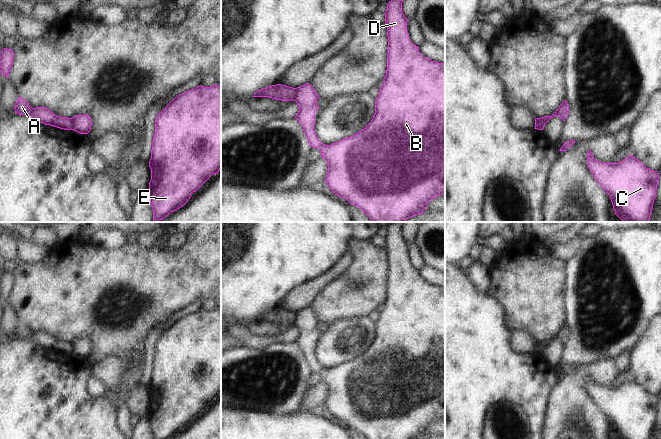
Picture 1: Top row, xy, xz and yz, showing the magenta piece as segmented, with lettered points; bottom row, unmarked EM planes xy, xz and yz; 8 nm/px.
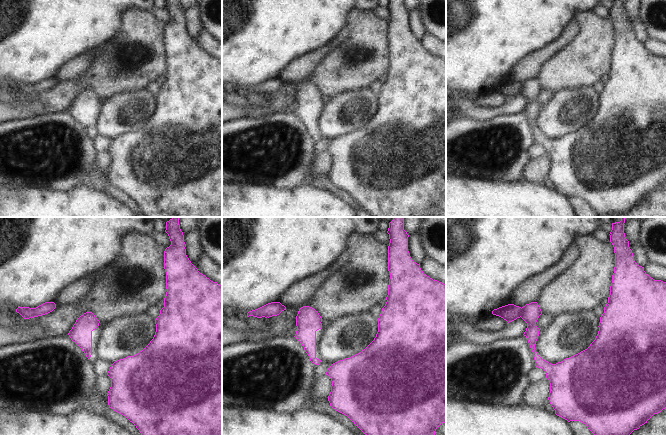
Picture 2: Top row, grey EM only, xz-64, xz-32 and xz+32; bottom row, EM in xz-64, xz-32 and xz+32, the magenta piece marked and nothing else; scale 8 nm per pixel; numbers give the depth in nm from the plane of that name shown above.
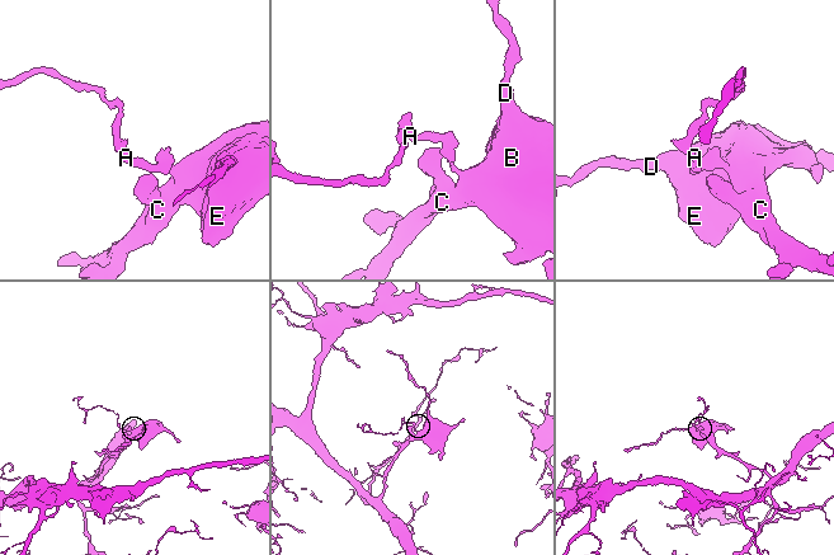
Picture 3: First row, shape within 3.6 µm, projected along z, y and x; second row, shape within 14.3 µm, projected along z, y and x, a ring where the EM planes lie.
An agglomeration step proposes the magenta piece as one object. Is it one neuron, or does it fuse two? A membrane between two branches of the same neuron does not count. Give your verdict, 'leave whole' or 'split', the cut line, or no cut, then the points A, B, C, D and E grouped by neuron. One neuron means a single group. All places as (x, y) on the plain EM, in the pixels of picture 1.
split | xz (295, 312), (295, 320), (292, 323) | A / B C D E

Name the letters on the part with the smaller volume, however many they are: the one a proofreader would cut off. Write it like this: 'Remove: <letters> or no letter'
Remove: A

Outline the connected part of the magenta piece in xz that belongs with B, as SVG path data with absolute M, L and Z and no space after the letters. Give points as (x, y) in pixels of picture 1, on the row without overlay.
M392 222L387 228L385 238L385 249L387 250L388 260L388 279L387 279L387 294L384 301L384 307L379 313L379 319L375 323L375 337L370 347L356 358L344 362L336 367L325 369L318 364L314 355L315 336L319 333L317 323L319 322L315 313L306 307L295 312L296 318L293 323L298 330L299 335L295 342L303 351L304 357L307 359L307 364L311 371L318 372L321 375L321 381L325 382L328 387L328 397L325 406L329 412L339 421L345 422L350 428L359 431L366 439L418 439L422 438L428 427L434 422L445 418L445 287L431 285L428 281L424 281L419 276L419 271L414 269L407 256L407 242L402 236L402 226L404 222Z

